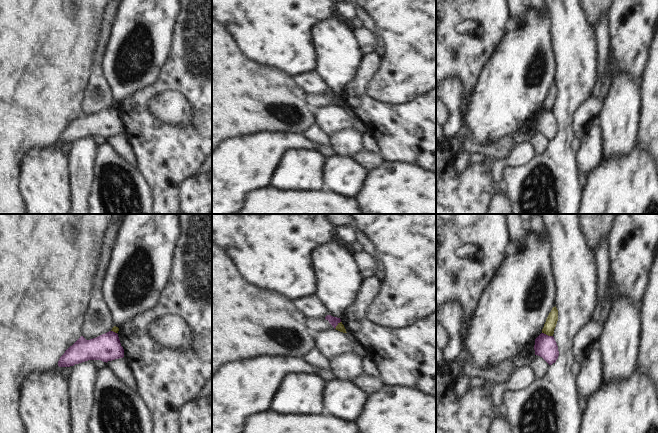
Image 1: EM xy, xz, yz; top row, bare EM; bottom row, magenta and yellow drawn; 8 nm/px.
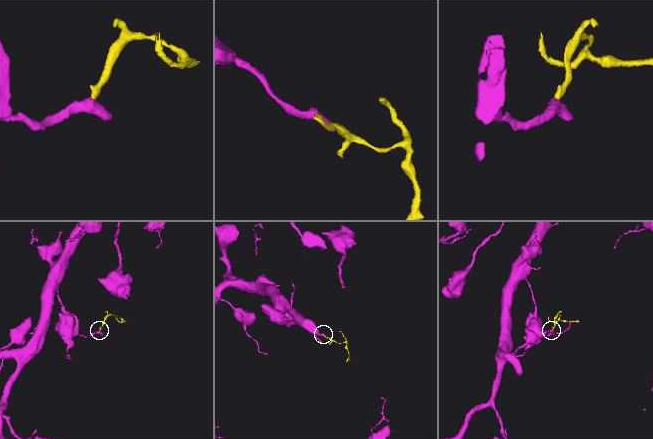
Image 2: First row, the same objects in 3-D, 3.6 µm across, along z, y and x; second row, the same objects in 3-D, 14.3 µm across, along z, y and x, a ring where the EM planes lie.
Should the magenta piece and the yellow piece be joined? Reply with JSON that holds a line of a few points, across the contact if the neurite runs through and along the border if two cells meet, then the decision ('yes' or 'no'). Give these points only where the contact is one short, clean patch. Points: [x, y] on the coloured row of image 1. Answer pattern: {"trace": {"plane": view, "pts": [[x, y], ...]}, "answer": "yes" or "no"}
{"trace": {"plane": "yz", "pts": [[542, 332], [552, 336]]}, "answer": "no"}

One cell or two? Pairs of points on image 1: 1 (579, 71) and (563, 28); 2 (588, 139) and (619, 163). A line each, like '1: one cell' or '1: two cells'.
1: one cell
2: two cells

